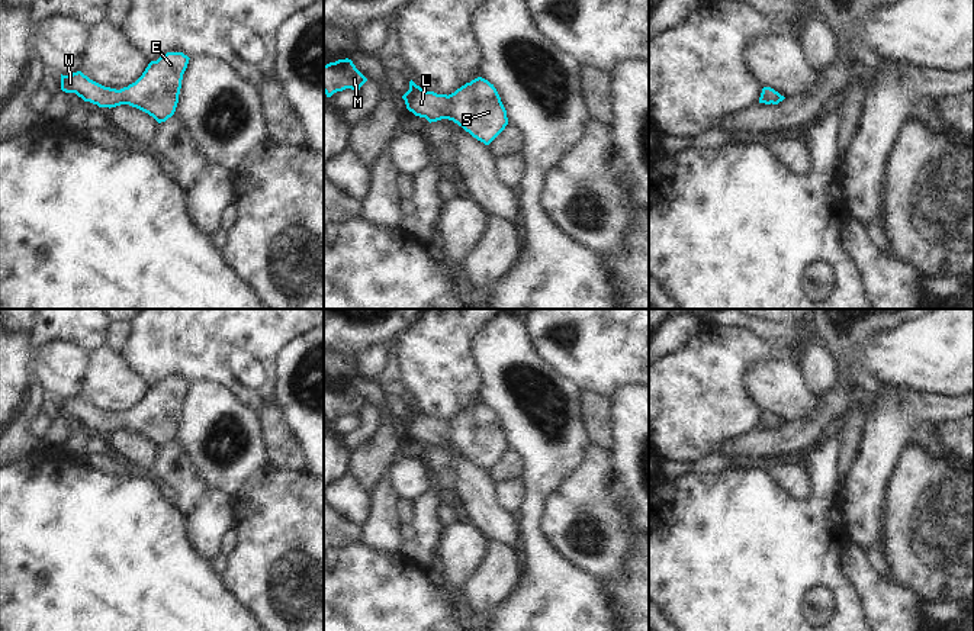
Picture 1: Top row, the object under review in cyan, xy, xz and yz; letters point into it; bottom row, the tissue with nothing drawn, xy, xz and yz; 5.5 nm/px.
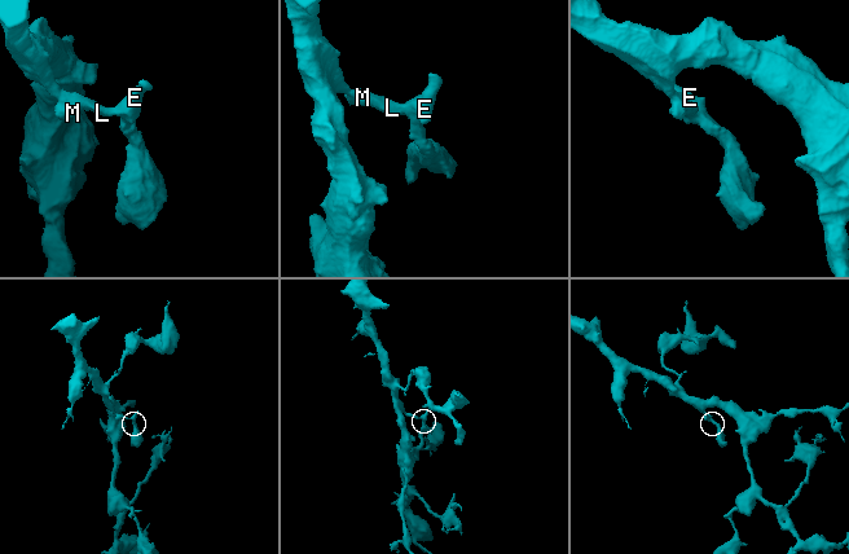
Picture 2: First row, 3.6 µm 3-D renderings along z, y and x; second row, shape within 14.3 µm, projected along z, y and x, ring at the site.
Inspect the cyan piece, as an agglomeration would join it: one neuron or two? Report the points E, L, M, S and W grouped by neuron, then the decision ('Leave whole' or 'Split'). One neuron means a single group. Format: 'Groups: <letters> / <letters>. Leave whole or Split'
Groups: E L M S W. Leave whole

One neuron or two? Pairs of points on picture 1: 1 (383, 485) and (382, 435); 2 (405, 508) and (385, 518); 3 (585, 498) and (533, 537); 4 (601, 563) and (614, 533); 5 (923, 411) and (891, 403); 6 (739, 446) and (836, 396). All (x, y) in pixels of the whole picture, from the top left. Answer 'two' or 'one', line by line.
1: two
2: two
3: two
4: one
5: one
6: one

